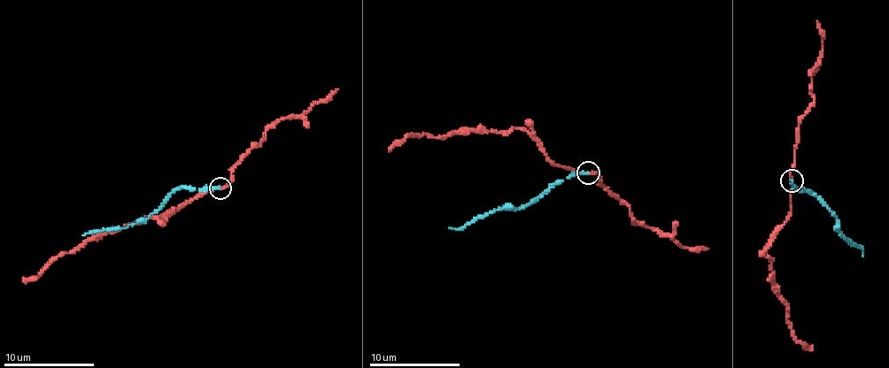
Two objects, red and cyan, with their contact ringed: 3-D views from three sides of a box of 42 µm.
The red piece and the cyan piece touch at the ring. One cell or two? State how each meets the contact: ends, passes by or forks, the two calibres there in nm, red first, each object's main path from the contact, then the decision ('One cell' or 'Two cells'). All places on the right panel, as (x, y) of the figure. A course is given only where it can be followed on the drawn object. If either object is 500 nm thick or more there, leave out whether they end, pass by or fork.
At the ring red passes by. At the ring cyan ends. Thickness 130 nm (red) against 190 nm. Course of red: (792, 181), (791, 212), (764, 249), (776, 288), (788, 308), (786, 318), (791, 333), (800, 343), (812, 345). Course of cyan: (792, 181), (792, 188), (821, 197), (837, 219), (848, 243), (862, 249), (862, 256). Two cells

